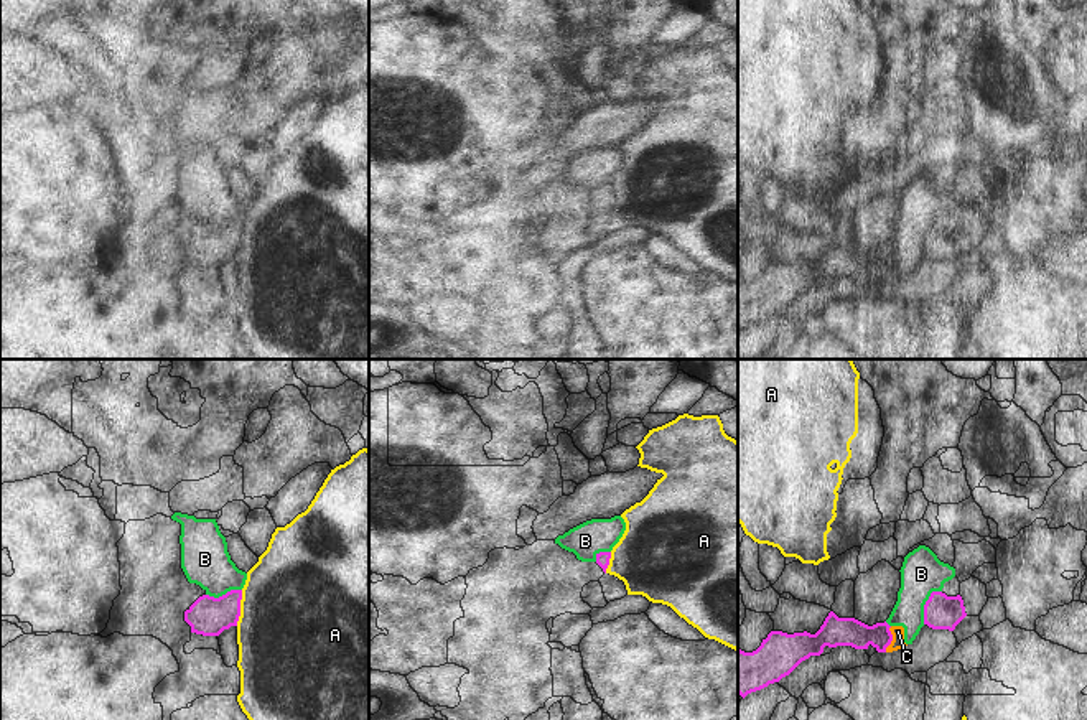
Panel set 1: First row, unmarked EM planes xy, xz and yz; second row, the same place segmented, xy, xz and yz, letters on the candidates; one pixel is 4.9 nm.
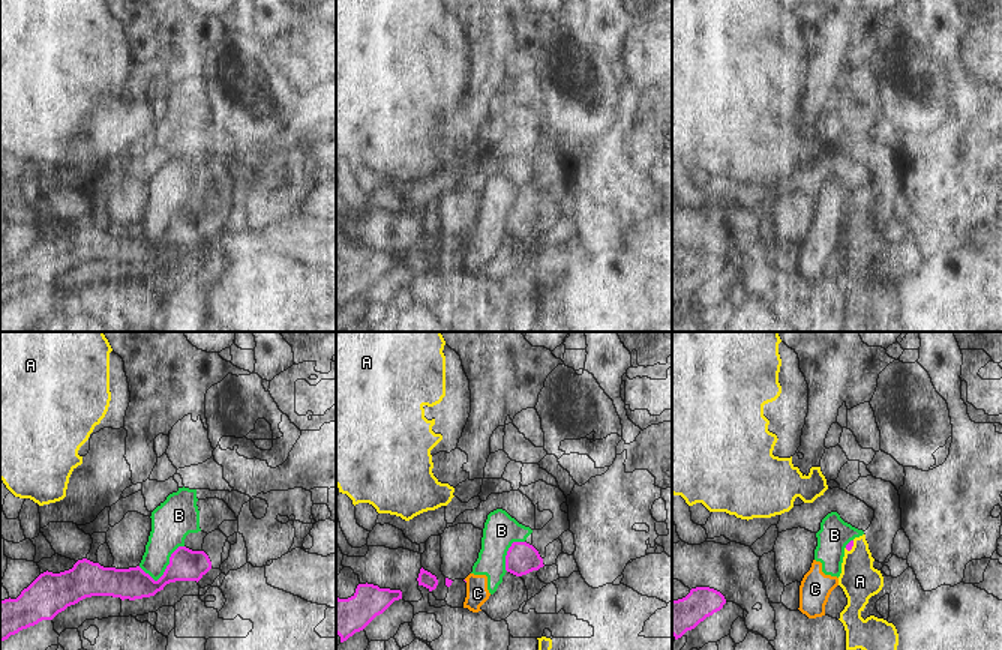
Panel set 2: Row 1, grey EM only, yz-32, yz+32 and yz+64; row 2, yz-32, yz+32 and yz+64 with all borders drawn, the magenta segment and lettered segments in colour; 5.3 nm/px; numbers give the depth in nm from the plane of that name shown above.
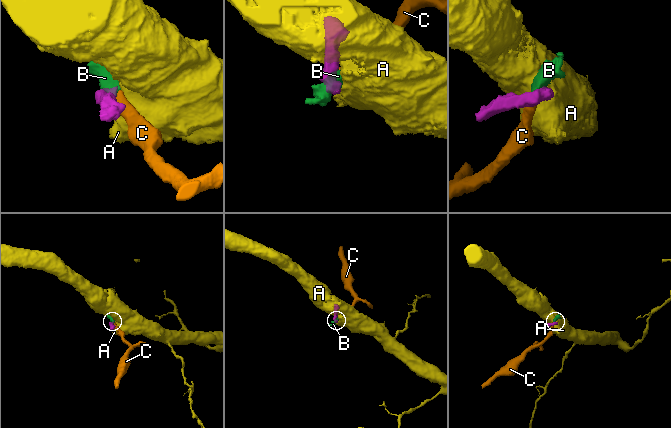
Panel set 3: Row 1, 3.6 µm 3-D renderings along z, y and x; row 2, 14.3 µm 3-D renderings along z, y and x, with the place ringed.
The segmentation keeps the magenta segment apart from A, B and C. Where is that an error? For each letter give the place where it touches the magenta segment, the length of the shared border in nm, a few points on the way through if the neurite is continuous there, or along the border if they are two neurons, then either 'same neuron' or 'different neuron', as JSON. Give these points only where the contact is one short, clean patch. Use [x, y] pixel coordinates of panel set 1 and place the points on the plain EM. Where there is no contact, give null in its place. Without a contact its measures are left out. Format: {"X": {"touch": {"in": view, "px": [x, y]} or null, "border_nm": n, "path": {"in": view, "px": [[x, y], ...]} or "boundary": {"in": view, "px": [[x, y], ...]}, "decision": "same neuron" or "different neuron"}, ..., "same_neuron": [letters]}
{"A": {"touch": {"in": "xy", "px": [239, 239]}, "border_nm": 180, "boundary": {"in": "xy", "px": [[242, 221], [236, 256]]}, "decision": "different neuron"}, "B": {"touch": {"in": "yz", "px": [926, 234]}, "border_nm": 190, "boundary": {"in": "yz", "px": [[941, 221], [934, 221], [923, 238], [923, 254]]}, "decision": "different neuron"}, "C": {"touch": {"in": "yz", "px": [891, 271]}, "border_nm": 130, "boundary": {"in": "yz", "px": [[891, 257], [891, 274], [885, 282]]}, "decision": "different neuron"}, "same_neuron": []}

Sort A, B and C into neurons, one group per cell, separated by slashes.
A / B C

